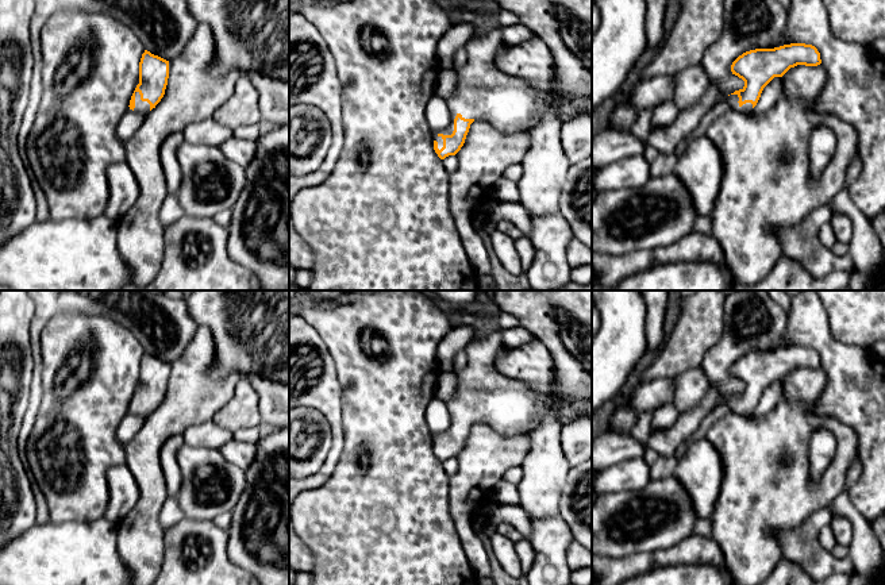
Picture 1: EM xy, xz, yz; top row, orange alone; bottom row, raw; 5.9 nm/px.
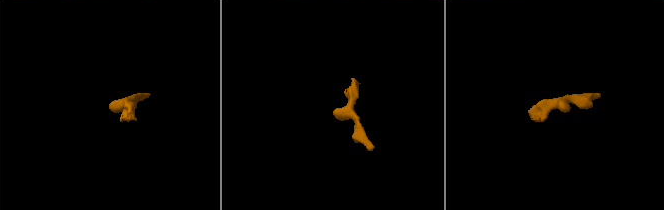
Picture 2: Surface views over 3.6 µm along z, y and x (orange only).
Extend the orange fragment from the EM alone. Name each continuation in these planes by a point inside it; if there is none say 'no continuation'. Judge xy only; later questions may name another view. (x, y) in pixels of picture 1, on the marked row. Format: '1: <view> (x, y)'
1: xy (141, 107)

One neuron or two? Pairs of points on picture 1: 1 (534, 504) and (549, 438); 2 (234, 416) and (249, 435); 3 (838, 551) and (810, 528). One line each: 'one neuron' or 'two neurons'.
1: one neuron
2: two neurons
3: two neurons

